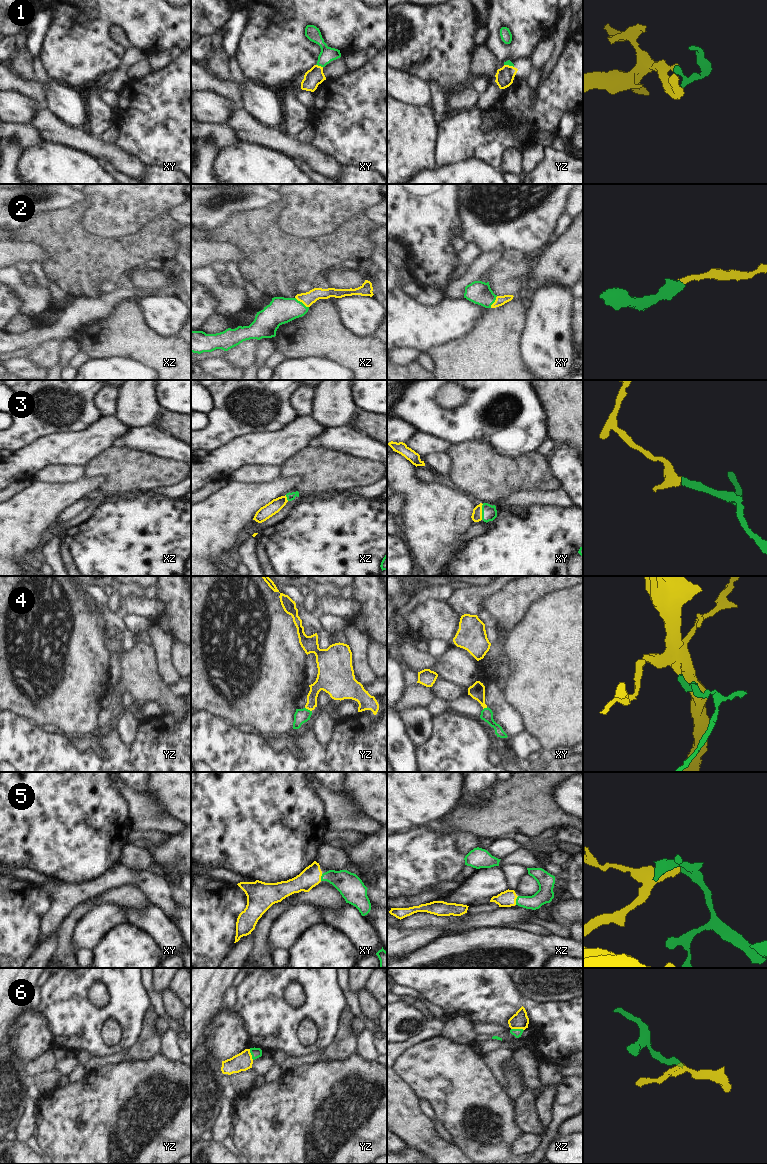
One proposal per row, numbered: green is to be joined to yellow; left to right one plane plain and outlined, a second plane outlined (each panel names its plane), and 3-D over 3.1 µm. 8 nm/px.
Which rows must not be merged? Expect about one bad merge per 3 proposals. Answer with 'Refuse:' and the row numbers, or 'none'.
Refuse: 6

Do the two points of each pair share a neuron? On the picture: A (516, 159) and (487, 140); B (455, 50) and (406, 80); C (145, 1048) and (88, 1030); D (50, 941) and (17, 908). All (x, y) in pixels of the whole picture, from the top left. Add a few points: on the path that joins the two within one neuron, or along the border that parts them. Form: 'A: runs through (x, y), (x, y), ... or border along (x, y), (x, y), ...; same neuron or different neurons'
A: border along (522, 151), (508, 147), (503, 152), (499, 168); different neurons
B: border along (397, 68), (408, 71), (427, 82); different neurons
C: border along (143, 1023), (140, 1035), (127, 1049); different neurons
D: border along (38, 943), (28, 957); different neurons

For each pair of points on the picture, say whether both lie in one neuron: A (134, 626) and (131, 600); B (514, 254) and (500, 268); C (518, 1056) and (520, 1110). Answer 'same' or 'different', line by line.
A: different
B: different
C: same

